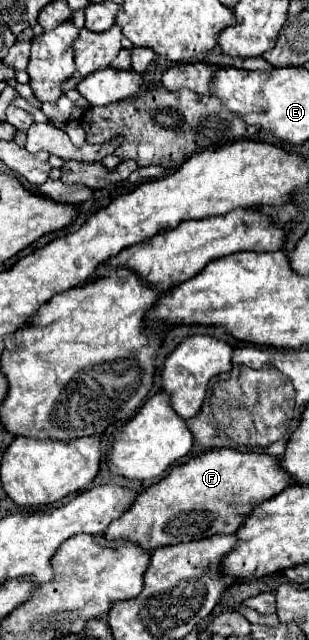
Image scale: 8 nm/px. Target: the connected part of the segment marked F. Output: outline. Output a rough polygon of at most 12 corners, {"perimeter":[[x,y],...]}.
{"perimeter":[[211,449],[109,525],[143,549],[237,533],[293,483],[281,455]]}

